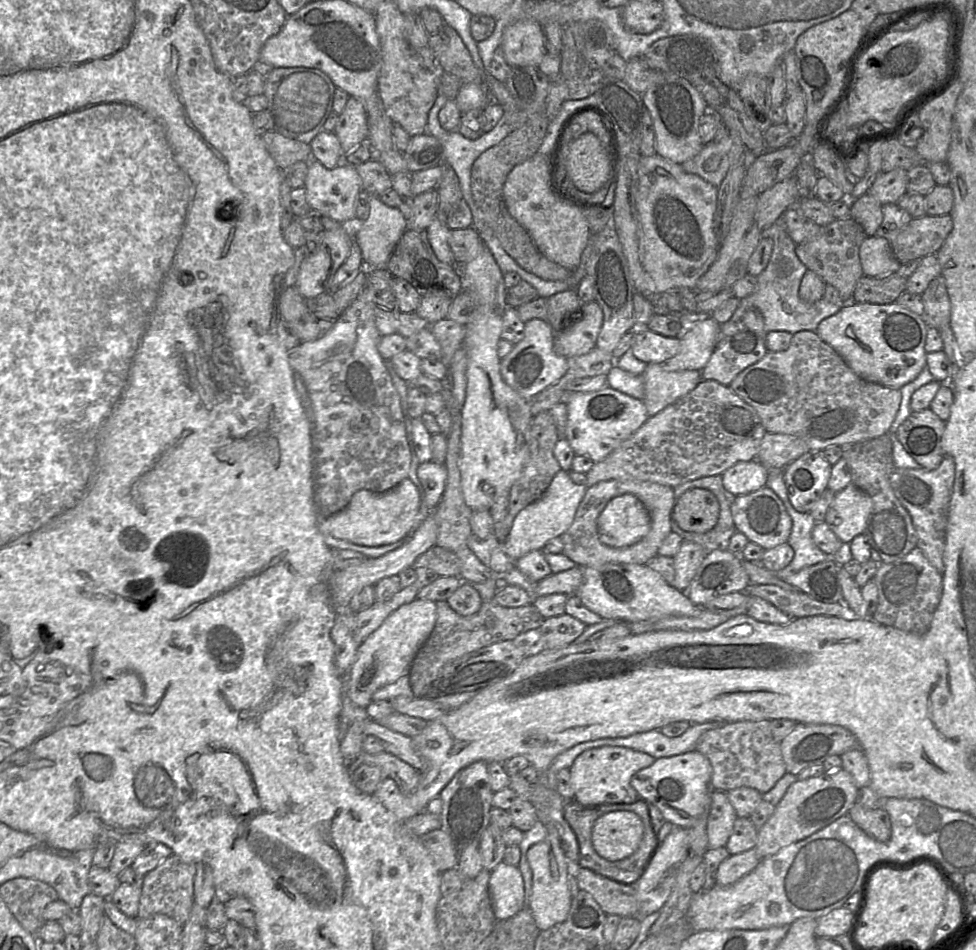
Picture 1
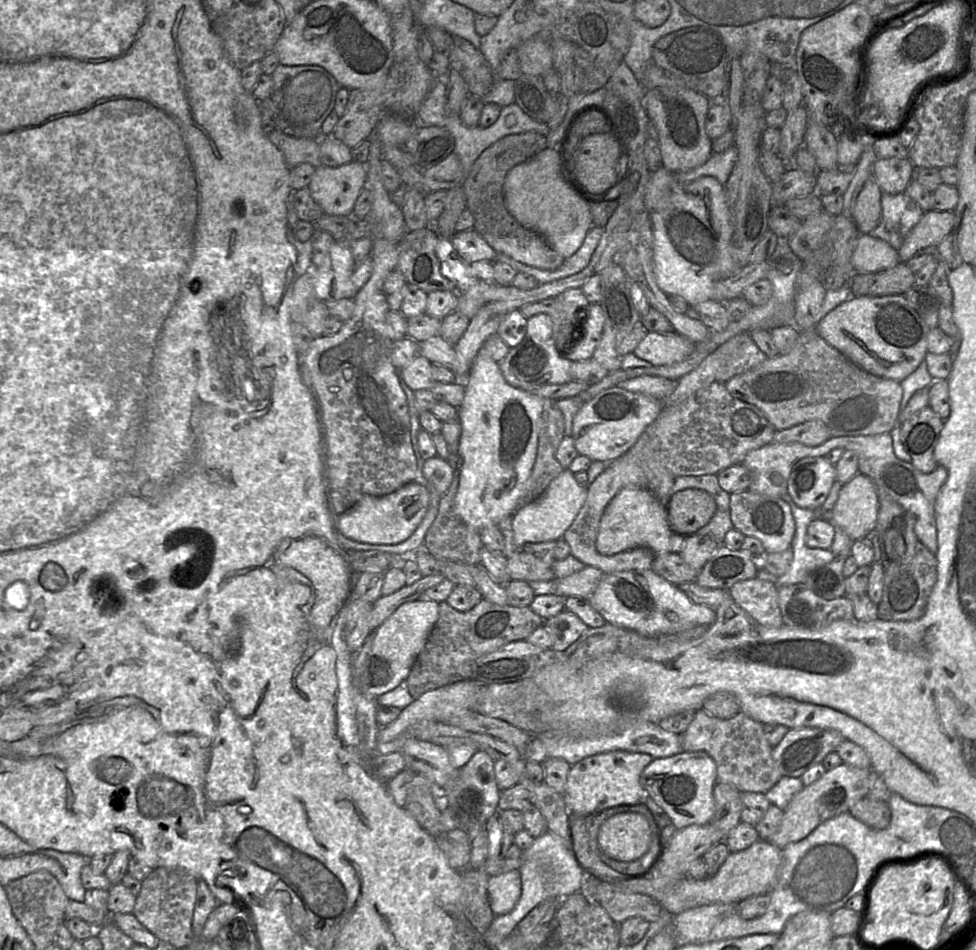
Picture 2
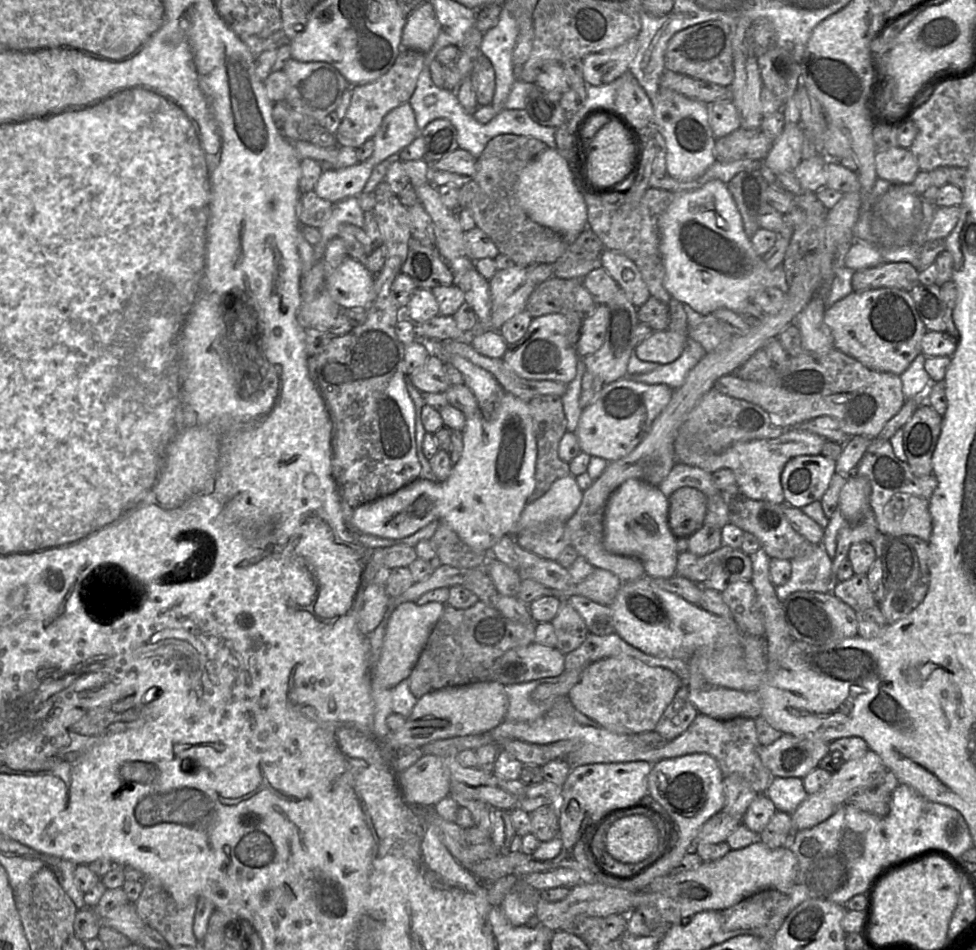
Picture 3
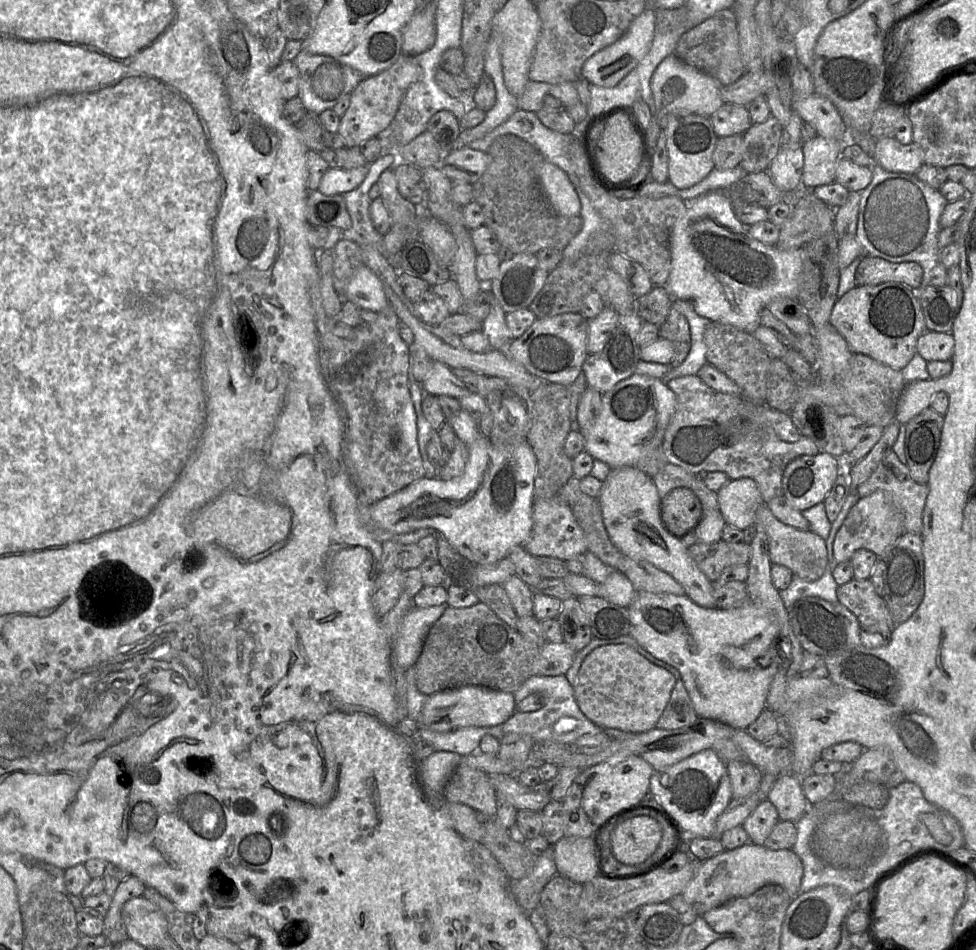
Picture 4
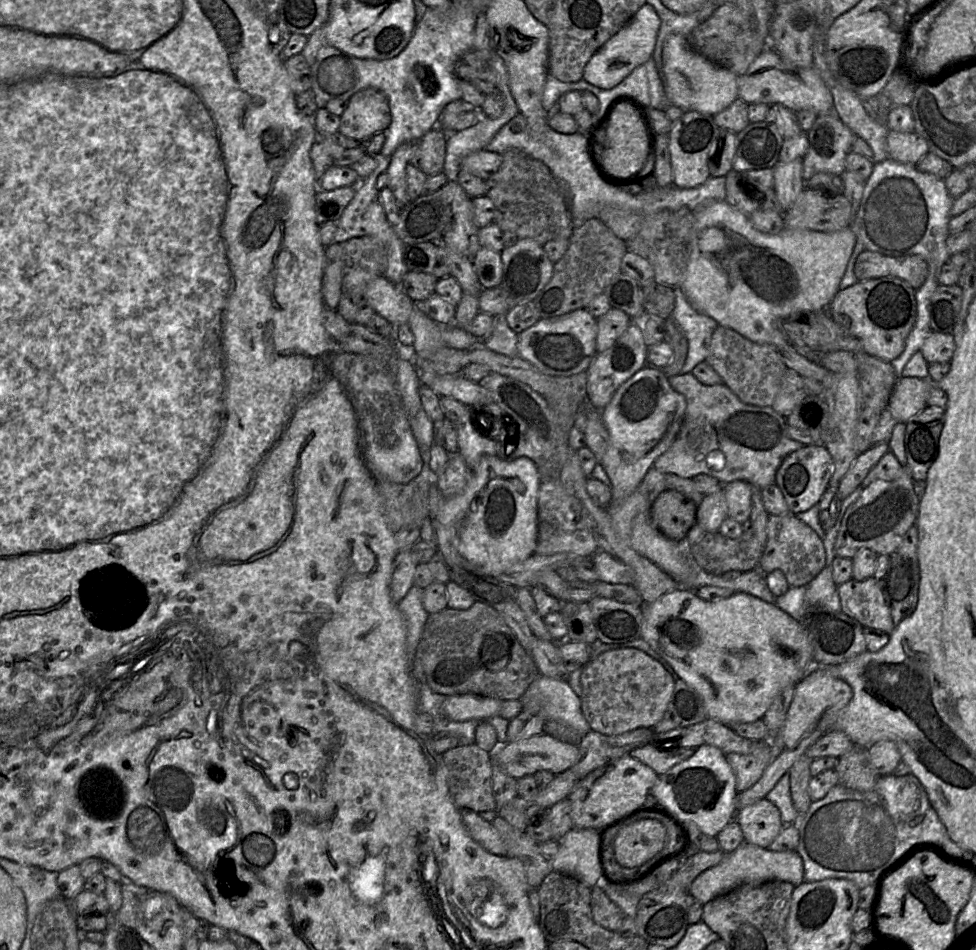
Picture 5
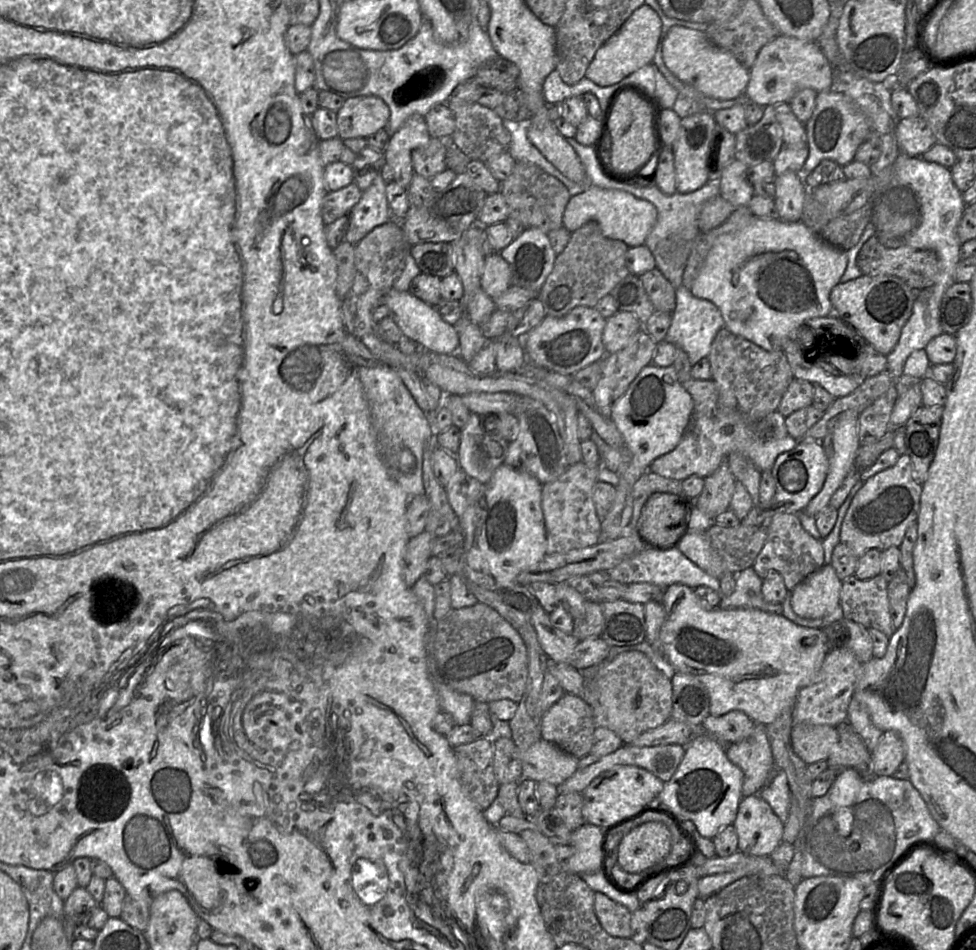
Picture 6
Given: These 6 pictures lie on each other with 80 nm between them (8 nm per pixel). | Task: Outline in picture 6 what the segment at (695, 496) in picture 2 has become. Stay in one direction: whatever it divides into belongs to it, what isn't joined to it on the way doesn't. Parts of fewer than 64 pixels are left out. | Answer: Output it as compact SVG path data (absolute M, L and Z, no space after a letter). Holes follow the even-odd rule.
M655 491L645 502L637 521L640 538L650 546L676 546L688 530L692 504L685 496Z

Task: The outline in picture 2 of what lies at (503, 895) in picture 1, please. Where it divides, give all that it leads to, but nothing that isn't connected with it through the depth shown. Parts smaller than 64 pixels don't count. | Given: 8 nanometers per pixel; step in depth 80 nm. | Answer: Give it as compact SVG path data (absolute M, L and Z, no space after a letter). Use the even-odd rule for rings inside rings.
M520 871L492 876L487 886L490 908L495 916L504 915L512 911L521 896Z

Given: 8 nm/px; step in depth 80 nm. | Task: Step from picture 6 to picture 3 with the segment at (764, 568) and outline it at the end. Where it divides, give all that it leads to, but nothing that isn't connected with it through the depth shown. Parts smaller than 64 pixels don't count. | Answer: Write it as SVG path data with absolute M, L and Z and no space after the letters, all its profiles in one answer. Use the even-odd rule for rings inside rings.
M737 496L729 501L729 521L744 533L753 534L770 559L807 558L819 545L810 543L793 529L783 512L783 504Z

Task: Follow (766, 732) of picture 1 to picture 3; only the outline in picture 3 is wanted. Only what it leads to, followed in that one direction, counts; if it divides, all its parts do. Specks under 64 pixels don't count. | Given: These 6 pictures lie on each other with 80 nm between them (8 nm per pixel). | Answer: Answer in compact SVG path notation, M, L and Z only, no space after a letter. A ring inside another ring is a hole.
M697 713L689 727L660 748L660 758L671 759L693 753L705 753L718 762L724 775L737 774L747 780L758 794L764 794L773 780L772 773L762 764L758 754L759 744L755 720L738 717L723 721Z

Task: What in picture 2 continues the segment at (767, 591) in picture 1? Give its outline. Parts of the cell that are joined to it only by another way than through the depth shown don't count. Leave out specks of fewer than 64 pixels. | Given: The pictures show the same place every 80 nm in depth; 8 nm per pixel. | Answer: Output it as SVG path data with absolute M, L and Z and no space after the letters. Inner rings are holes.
M804 584L778 586L777 593L784 626L817 629L835 620L854 620L847 596L826 600Z

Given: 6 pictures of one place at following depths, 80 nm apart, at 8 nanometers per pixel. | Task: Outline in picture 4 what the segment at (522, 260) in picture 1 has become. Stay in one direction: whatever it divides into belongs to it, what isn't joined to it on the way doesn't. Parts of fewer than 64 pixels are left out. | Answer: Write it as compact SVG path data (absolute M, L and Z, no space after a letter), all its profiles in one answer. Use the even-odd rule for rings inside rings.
M513 134L497 137L486 153L490 162L482 176L472 184L472 201L482 208L484 225L494 233L500 247L513 255L536 255L541 249L551 247L564 250L581 231L583 223L579 216L556 214L547 203L540 183L543 155Z

